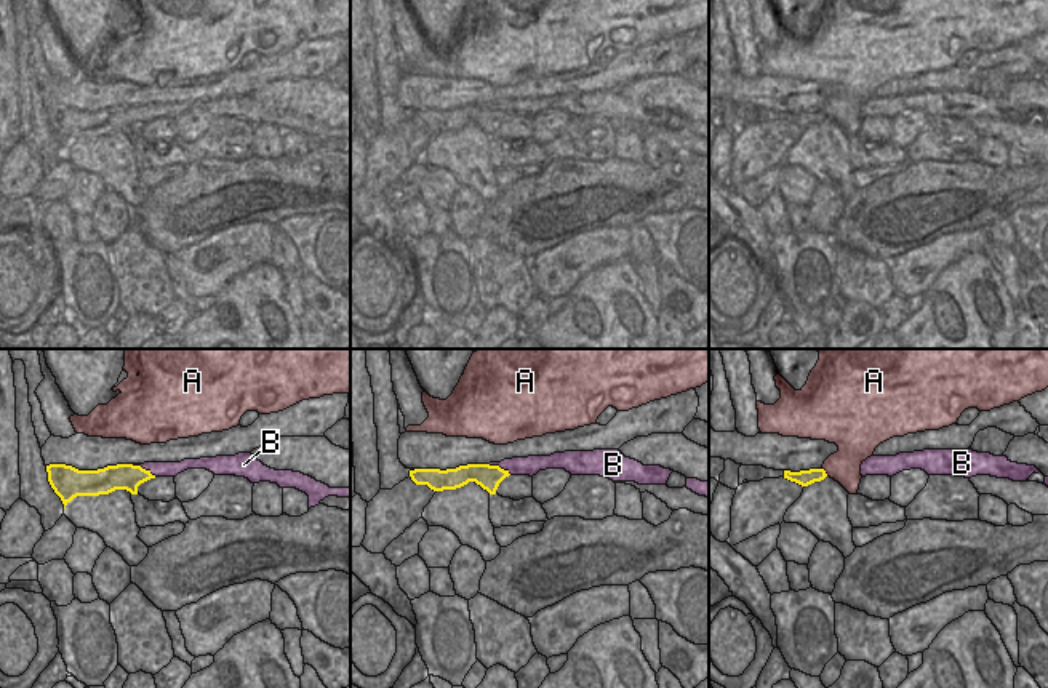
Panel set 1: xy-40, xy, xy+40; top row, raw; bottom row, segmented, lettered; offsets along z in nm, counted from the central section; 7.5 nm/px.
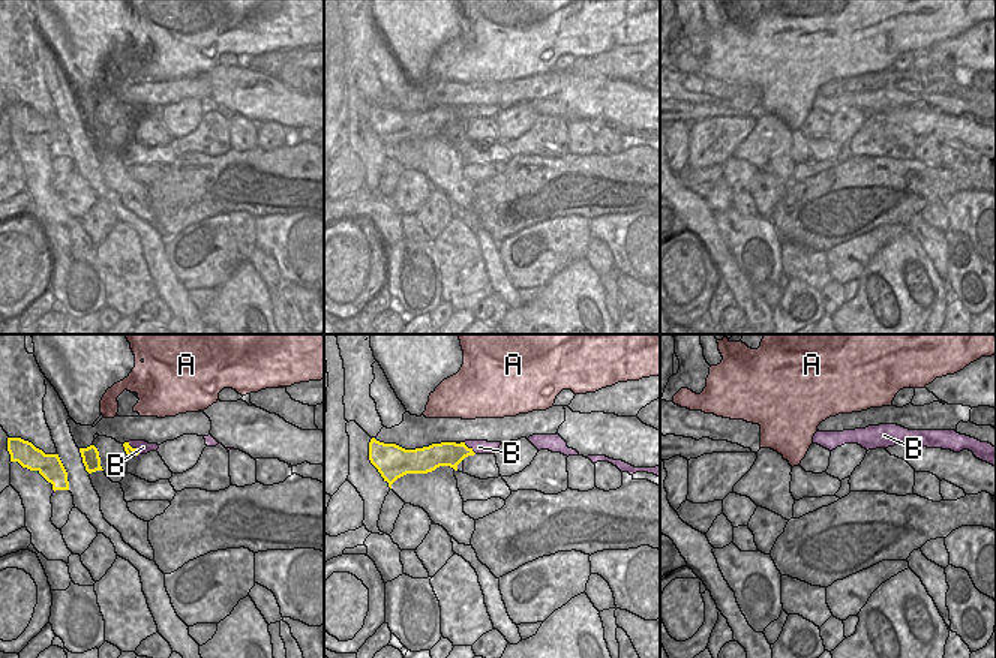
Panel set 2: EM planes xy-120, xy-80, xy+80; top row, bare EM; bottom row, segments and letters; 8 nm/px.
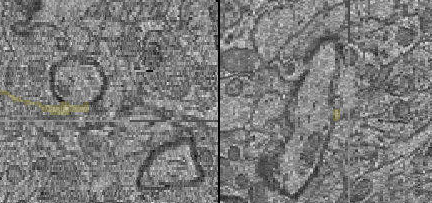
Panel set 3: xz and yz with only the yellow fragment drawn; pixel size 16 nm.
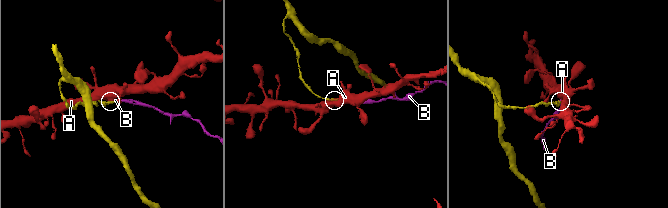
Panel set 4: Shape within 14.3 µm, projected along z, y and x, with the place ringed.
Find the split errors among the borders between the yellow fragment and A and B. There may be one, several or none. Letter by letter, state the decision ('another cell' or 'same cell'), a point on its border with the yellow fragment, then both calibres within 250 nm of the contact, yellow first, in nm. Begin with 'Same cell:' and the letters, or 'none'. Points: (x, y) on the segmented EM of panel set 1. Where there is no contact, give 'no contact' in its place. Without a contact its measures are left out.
Same cell: B
A: another cell | xy+40 (824, 472) | 120/240 nm
B: same cell | xy-40 (144, 469) | 200/120 nm

